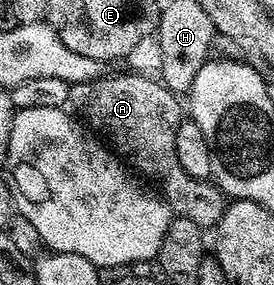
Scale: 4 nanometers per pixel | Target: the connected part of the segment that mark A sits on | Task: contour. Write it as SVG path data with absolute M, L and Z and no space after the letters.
M112 71L92 82L71 86L68 99L75 116L93 134L103 138L137 174L145 173L149 182L160 184L159 192L175 216L198 223L205 231L220 222L226 204L220 186L203 177L188 175L182 163L178 163L174 135L182 120L182 101L177 94L171 93L159 80L151 81L140 73Z

